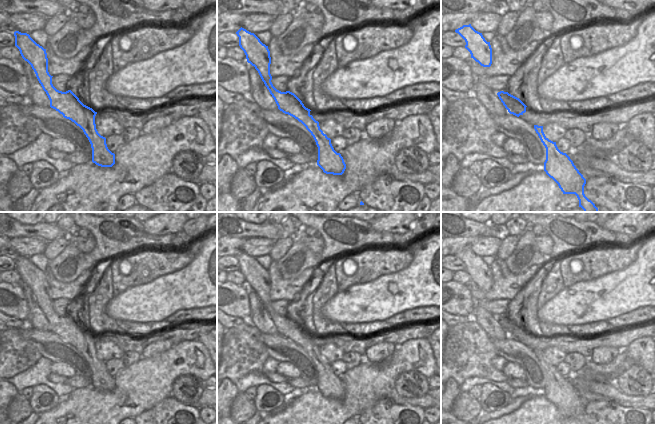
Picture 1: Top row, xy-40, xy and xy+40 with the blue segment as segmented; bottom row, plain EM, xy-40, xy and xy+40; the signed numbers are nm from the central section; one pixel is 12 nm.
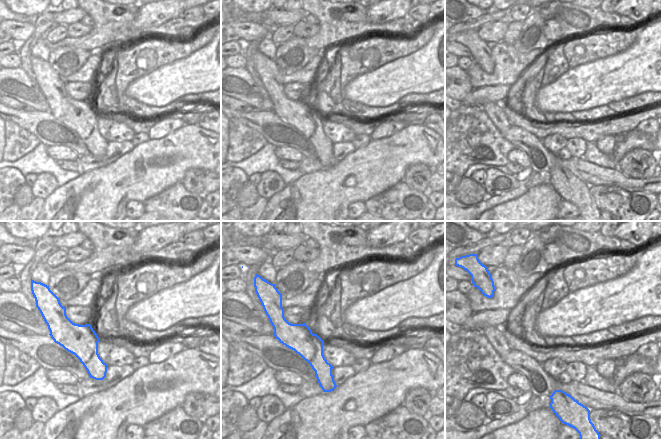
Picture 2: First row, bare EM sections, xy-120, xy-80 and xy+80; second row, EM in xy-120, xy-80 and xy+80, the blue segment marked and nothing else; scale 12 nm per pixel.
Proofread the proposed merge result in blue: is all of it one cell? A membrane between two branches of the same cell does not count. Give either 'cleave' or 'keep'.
keep

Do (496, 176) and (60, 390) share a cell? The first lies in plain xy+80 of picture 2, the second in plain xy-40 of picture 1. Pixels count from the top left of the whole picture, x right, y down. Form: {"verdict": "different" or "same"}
{"verdict": "different"}

